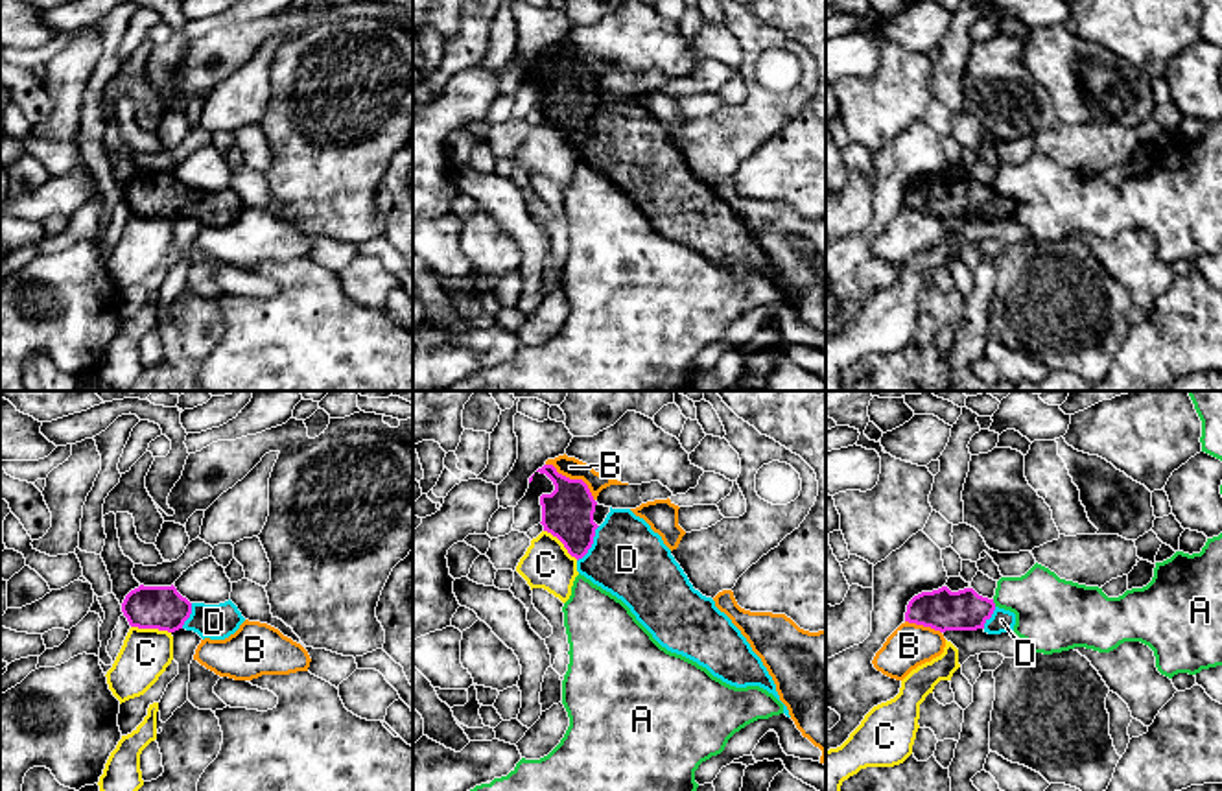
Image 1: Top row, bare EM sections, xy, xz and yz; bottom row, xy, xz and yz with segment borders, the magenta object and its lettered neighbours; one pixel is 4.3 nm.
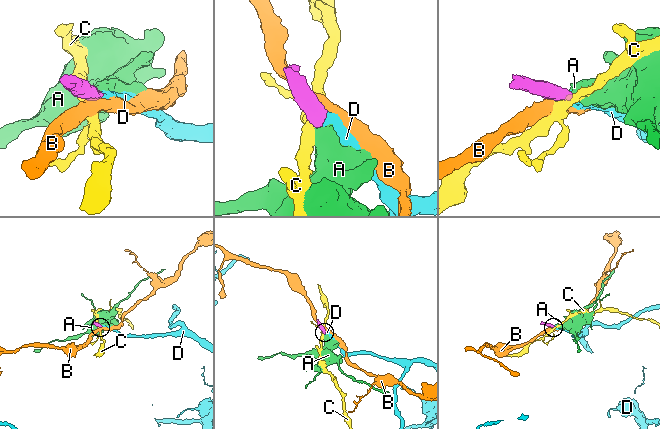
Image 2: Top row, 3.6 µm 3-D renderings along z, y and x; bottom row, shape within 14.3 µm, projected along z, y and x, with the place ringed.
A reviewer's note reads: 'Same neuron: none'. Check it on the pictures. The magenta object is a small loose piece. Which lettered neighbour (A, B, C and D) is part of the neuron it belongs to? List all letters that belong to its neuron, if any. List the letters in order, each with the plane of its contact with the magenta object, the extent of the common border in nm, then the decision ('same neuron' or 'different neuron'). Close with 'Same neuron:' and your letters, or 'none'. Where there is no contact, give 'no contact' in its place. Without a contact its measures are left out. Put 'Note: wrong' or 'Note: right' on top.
Note: wrong
A: meets magenta in yz; contact 40 nm long; different neuron
B: meets magenta in xz; contact 280 nm long; different neuron
C: meets magenta in xy; contact 180 nm long; different neuron
D: meets magenta in xz; contact 190 nm long; same neuron
Same neuron: D

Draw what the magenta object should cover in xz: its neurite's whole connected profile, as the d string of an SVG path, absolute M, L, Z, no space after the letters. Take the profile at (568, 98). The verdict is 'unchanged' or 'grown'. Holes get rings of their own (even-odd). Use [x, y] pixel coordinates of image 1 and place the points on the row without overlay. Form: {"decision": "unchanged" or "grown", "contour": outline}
{"decision": "grown", "contour": "M544 52L536 59L546 61L555 72L551 81L540 83L540 111L544 118L557 124L568 140L577 146L577 159L581 162L621 186L667 238L697 249L730 273L759 273L780 288L772 264L746 225L715 194L711 184L693 175L671 136L643 105L636 103L630 96L610 94L605 109L597 112L593 109L597 89L582 66L570 66L558 61L553 52Z"}

